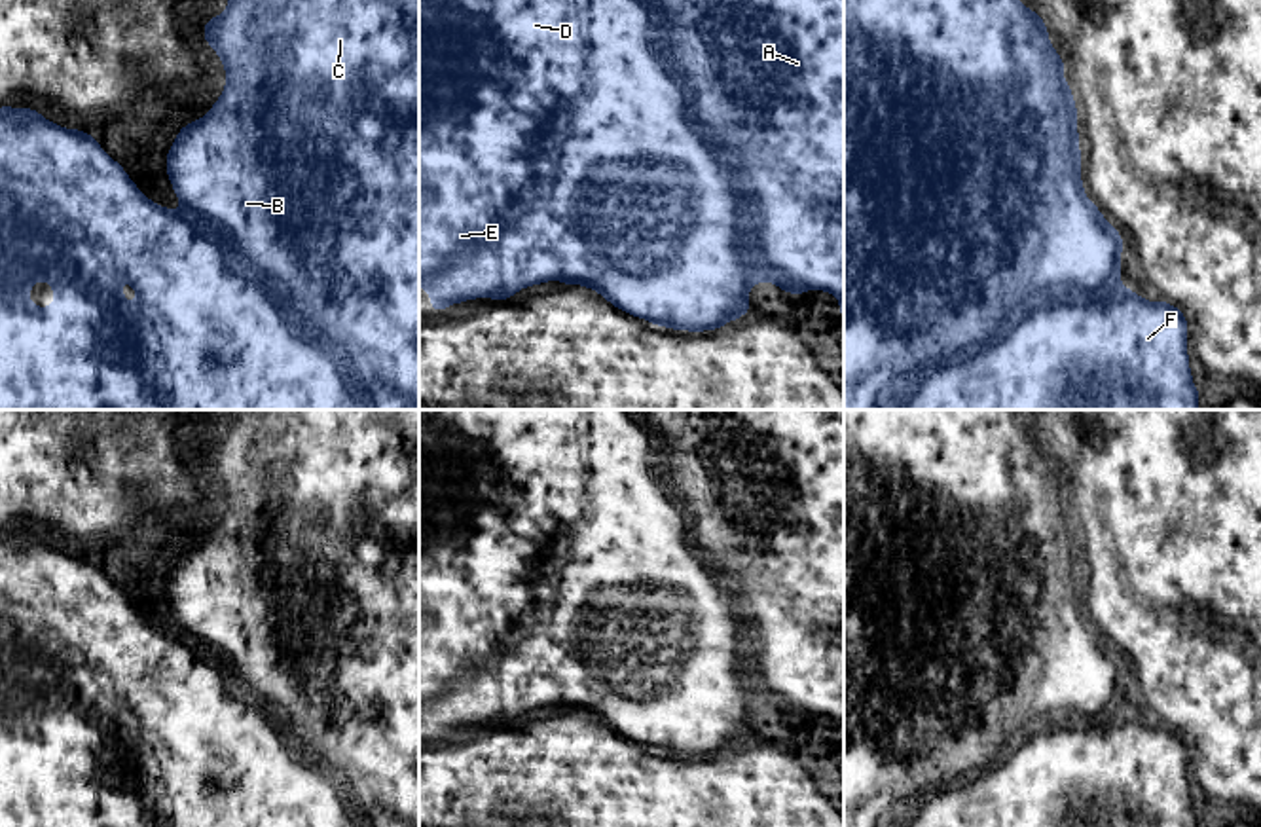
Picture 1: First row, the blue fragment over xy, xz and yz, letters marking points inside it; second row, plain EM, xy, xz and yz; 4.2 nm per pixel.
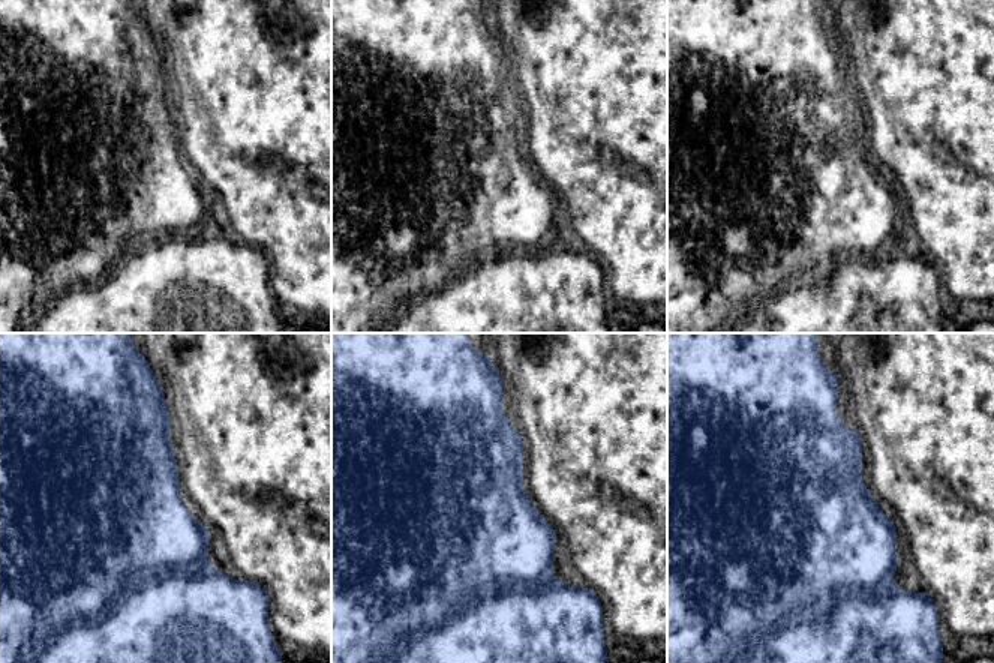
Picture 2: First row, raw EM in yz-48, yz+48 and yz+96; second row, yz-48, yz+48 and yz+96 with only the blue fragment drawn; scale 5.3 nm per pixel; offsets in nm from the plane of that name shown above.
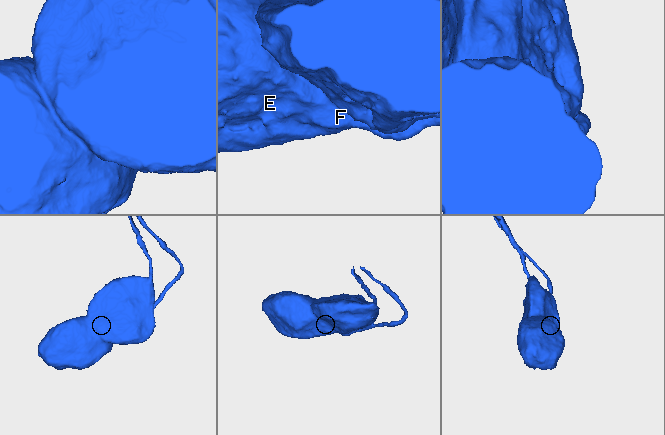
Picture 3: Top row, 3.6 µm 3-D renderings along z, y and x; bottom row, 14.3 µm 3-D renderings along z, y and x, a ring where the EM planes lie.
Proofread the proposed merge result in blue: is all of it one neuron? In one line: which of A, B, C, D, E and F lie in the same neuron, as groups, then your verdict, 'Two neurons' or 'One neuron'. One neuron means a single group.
Groups: A B C / D E F. Two neurons

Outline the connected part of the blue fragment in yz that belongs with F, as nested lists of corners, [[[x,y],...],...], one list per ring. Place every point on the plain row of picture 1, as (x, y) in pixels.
[[[1039,690],[1030,719],[1011,732],[982,768],[893,804],[899,816],[889,827],[1198,827],[1187,780],[1185,740],[1172,728],[1147,726],[1121,711],[1088,715],[1058,709],[1039,713]]]

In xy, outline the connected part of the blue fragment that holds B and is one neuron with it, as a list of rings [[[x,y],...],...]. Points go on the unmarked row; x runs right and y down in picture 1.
[[[288,410],[237,467],[224,465],[224,440],[207,444],[203,463],[222,484],[226,514],[205,542],[182,550],[167,577],[182,635],[228,654],[241,679],[286,715],[290,738],[303,736],[345,776],[374,827],[419,827],[419,410]]]

